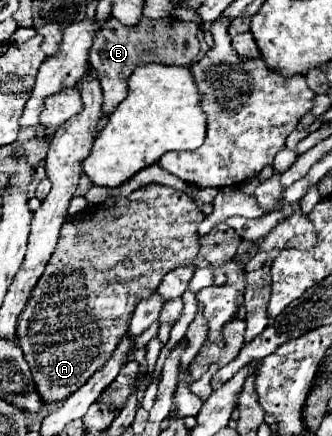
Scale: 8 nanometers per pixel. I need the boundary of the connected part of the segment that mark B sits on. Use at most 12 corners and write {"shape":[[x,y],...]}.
{"shape":[[113,16],[91,68],[103,116],[127,96],[137,66],[191,66],[199,24],[177,18],[127,28]]}

